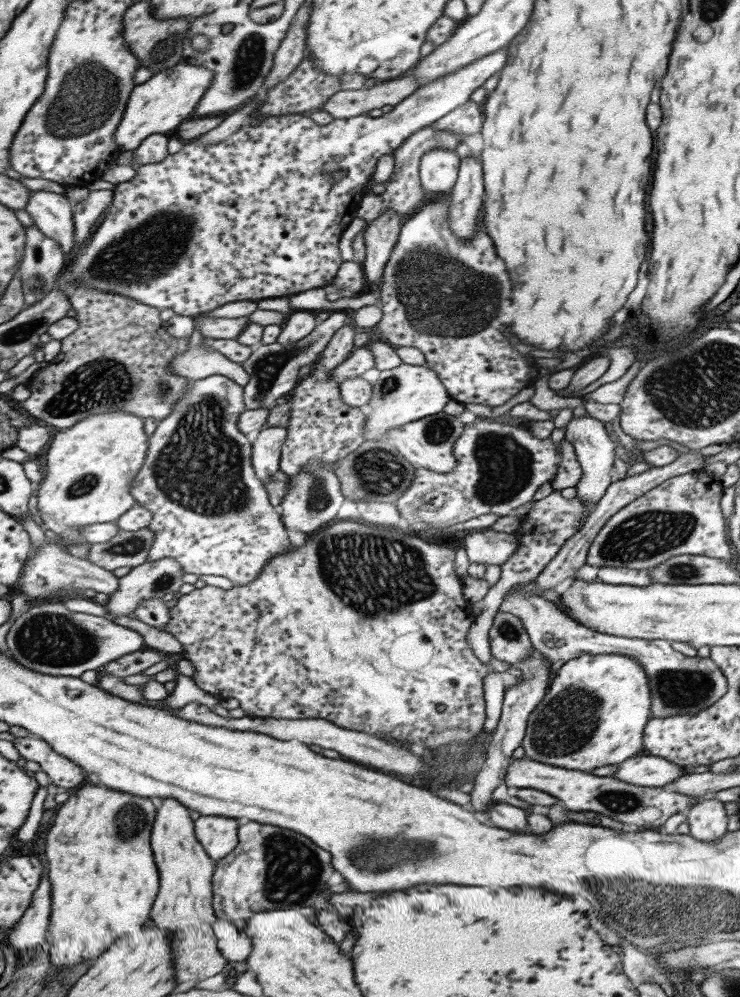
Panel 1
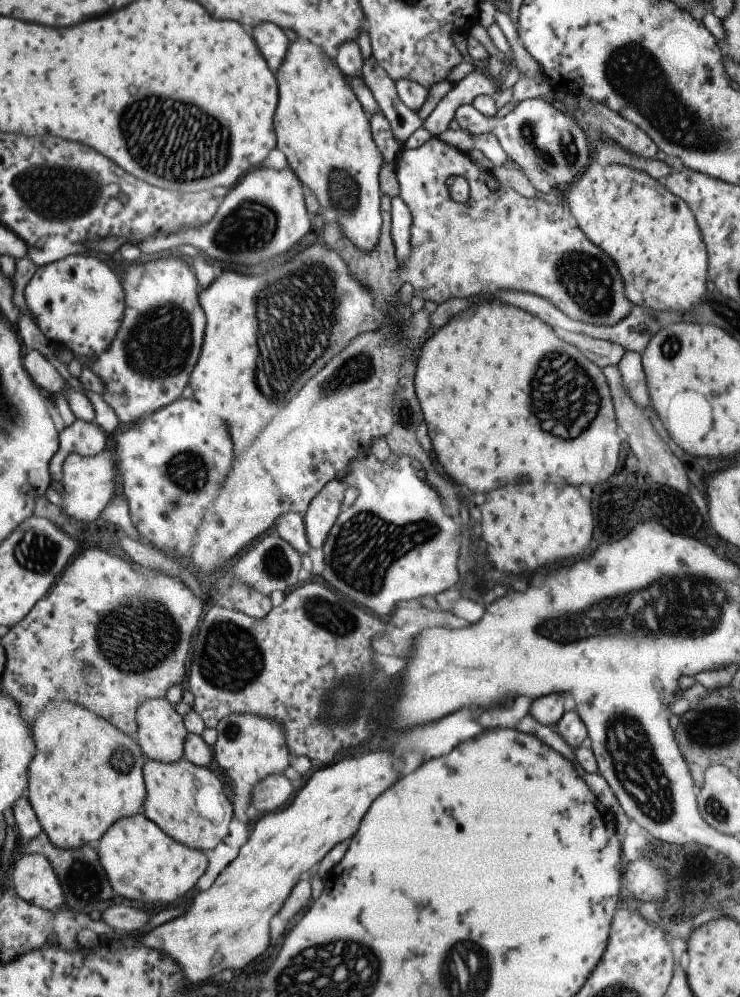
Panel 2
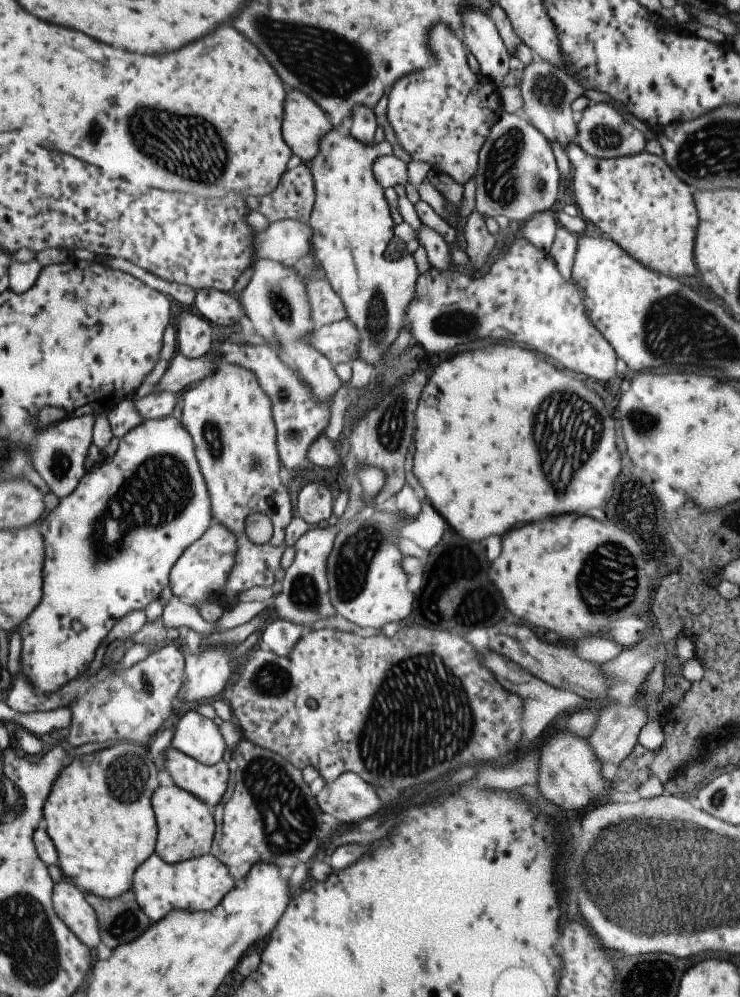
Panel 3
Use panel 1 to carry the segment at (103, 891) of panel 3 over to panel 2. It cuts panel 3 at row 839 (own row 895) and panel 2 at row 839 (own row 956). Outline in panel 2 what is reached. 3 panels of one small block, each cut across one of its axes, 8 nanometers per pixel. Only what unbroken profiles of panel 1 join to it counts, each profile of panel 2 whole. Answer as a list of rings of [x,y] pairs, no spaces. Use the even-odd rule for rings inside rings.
[[[73,704],[67,707],[60,705],[48,708],[43,707],[42,710],[38,712],[38,715],[32,720],[30,727],[32,730],[32,741],[34,742],[35,754],[32,756],[28,766],[26,799],[29,801],[38,823],[48,836],[51,844],[62,849],[74,849],[85,843],[94,845],[98,838],[102,836],[103,831],[109,828],[109,824],[113,824],[113,822],[119,820],[119,818],[131,816],[131,814],[135,814],[137,810],[141,811],[145,796],[141,769],[147,758],[140,751],[135,739],[123,734],[116,726],[107,722],[104,718],[98,717],[96,714],[85,711],[83,708]]]

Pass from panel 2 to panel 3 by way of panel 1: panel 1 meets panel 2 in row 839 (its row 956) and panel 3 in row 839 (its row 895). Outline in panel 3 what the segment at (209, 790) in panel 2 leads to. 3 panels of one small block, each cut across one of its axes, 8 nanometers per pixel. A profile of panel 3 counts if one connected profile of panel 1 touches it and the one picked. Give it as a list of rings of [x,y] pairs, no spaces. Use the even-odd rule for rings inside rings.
[[[174,784],[169,786],[157,786],[151,794],[151,810],[155,816],[157,836],[154,844],[154,853],[167,864],[177,864],[198,858],[210,852],[214,822],[211,808],[205,802],[201,802],[195,795],[180,789]]]

